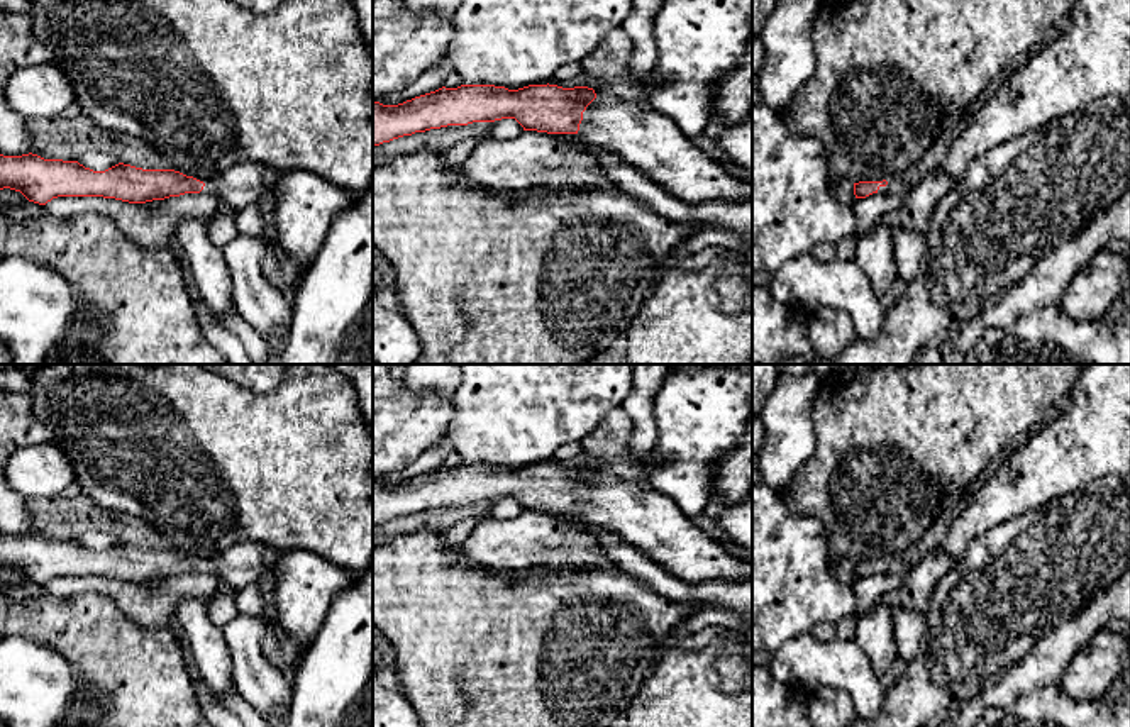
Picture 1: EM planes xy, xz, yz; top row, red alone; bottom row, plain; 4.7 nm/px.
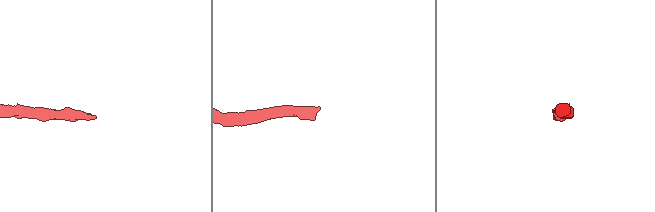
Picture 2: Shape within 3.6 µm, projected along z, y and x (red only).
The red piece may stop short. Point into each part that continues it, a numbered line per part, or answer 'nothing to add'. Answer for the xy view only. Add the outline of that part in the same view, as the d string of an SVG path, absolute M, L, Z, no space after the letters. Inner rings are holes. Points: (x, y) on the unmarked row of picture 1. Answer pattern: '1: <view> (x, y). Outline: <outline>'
1: xy (244, 563). Outline: M241 542L229 551L208 559L203 573L225 580L235 591L251 583L259 583L266 573L273 573L280 551L258 542Z

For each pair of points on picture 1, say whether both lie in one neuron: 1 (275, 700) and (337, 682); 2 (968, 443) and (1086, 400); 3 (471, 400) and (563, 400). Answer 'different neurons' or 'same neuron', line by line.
1: different neurons
2: different neurons
3: same neuron

